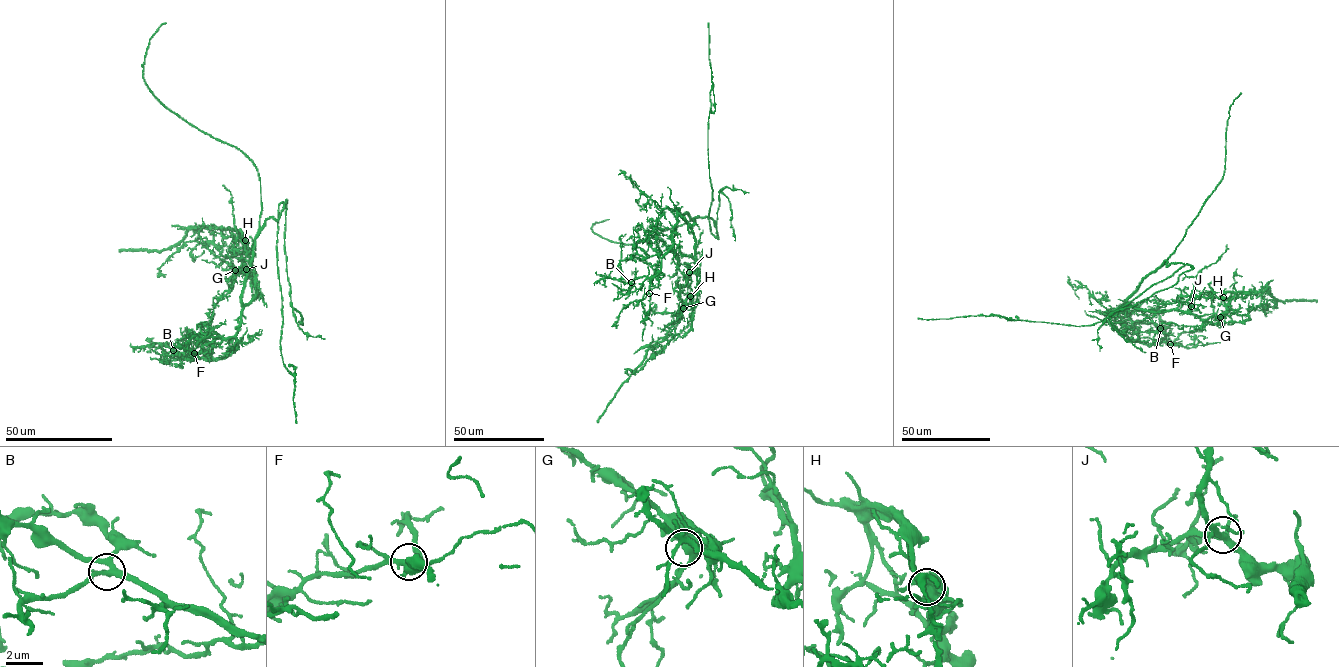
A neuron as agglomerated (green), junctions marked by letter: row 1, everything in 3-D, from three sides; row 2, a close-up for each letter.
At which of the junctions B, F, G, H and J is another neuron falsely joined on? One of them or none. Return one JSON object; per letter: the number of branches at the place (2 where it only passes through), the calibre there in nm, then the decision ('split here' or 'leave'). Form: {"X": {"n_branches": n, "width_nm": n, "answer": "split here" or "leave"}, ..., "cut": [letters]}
{"B": {"n_branches": 5, "width_nm": 320, "answer": "leave"}, "F": {"n_branches": 4, "width_nm": 280, "answer": "leave"}, "G": {"n_branches": 4, "width_nm": 440, "answer": "leave"}, "H": {"n_branches": 4, "width_nm": 600, "answer": "split here"}, "J": {"n_branches": 4, "width_nm": 320, "answer": "leave"}, "cut": ["H"]}

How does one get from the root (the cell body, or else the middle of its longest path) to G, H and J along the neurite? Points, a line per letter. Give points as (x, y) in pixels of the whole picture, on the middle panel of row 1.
G: (698, 216), (693, 219), (680, 214), (694, 238), (697, 283), (683, 308)
H: (698, 216), (693, 219), (688, 214), (682, 217), (680, 214), (695, 240), (695, 304), (690, 296)
J: (698, 216), (693, 219), (688, 214), (682, 217), (680, 214), (695, 240), (697, 271), (689, 272)

